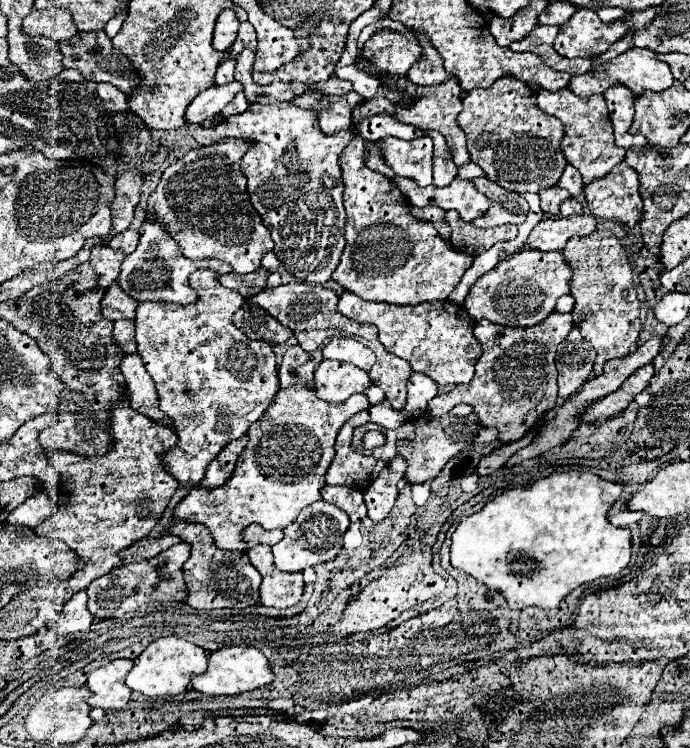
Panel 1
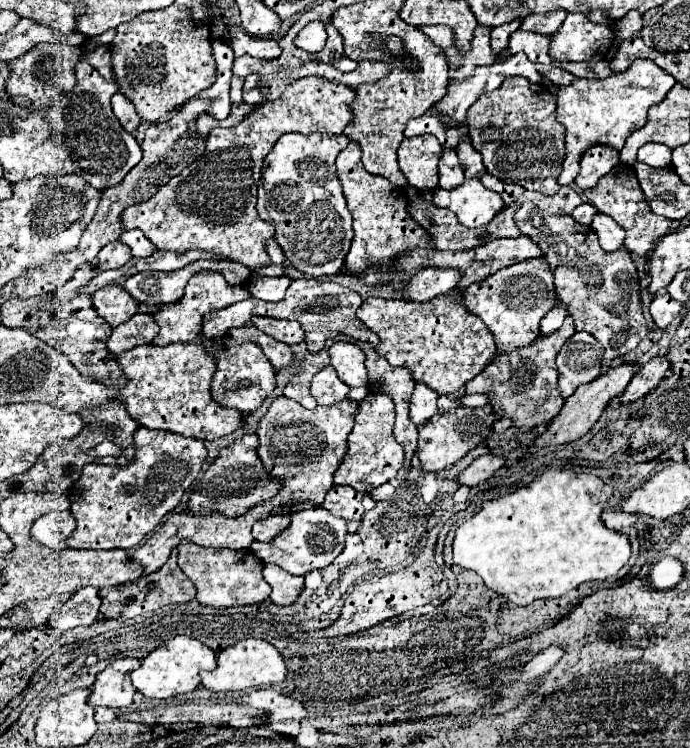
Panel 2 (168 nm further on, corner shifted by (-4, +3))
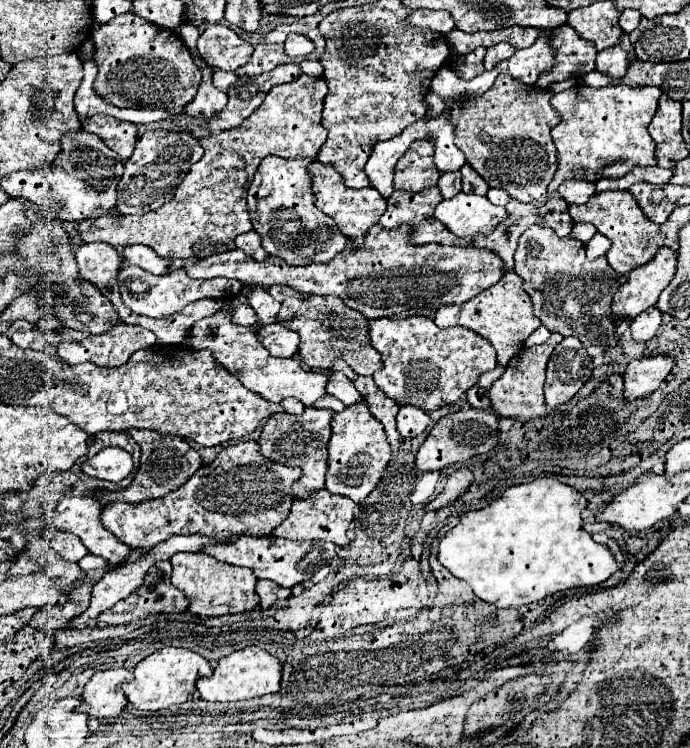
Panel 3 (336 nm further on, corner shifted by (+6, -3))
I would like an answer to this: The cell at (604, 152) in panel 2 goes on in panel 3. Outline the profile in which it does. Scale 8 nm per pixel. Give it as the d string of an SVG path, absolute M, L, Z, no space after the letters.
M565 181L559 187L559 197L565 199L569 205L583 205L595 193L595 183L587 181Z

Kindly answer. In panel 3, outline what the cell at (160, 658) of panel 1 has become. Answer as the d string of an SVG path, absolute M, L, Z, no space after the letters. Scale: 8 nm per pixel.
M163 647L161 651L151 653L145 657L133 671L133 681L123 685L123 691L129 699L129 703L135 709L141 711L159 711L169 709L173 705L181 705L189 701L195 693L195 681L201 675L211 675L213 669L207 659L203 659L199 653L193 653L189 649L175 649L175 647Z

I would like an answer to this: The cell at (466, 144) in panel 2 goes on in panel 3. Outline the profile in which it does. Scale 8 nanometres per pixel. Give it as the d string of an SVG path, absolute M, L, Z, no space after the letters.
M465 165L461 169L461 175L463 175L463 191L465 193L475 193L475 195L487 195L487 191L491 189L483 179L481 175L477 175L477 171L473 171L473 167Z

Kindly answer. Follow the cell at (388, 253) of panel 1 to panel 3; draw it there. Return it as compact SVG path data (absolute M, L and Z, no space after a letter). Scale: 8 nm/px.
M313 161L309 165L309 173L313 175L313 193L315 193L315 203L317 207L329 215L337 227L341 229L341 233L345 233L349 239L357 239L357 237L363 237L363 233L379 223L381 215L385 213L385 199L381 197L381 193L377 193L373 187L371 189L347 189L343 185L343 179L337 171L333 171L333 167L325 167L321 165L319 161Z

